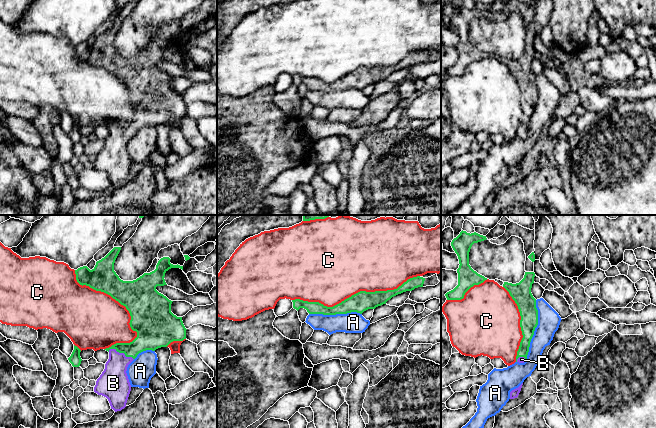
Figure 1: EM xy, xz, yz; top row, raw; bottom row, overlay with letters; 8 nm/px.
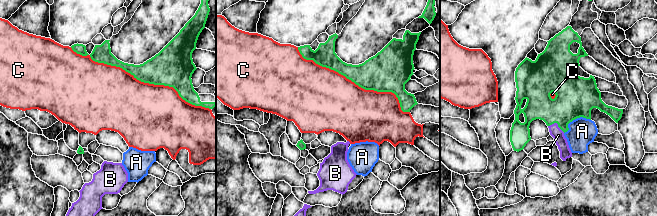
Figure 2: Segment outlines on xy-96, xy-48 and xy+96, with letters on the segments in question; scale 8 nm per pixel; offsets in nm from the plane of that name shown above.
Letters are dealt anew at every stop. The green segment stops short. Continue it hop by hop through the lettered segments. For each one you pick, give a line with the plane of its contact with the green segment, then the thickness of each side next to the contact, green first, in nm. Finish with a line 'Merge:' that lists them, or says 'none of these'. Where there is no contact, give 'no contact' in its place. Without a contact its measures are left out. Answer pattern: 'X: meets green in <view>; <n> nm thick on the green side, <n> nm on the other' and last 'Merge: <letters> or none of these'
B: meets green in xy; 190 nm thick on the green side, 240 nm on the other
Merge: B

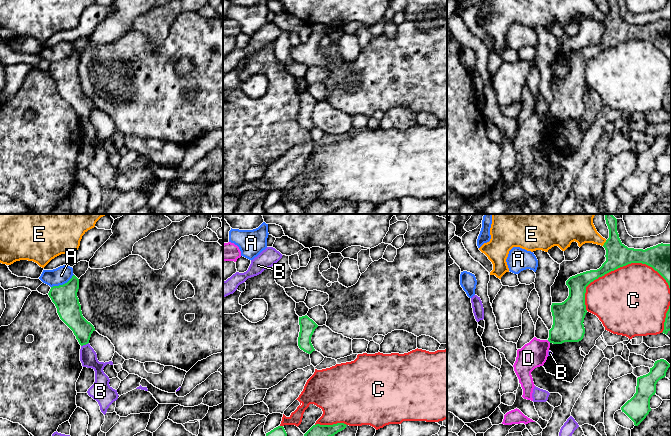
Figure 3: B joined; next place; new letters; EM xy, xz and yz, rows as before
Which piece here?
Merge: none of these

